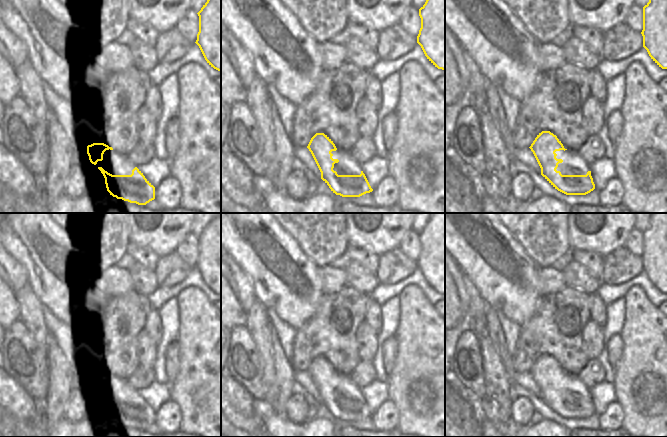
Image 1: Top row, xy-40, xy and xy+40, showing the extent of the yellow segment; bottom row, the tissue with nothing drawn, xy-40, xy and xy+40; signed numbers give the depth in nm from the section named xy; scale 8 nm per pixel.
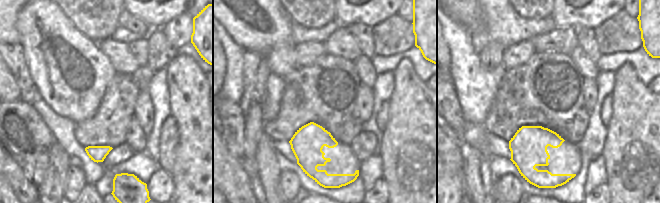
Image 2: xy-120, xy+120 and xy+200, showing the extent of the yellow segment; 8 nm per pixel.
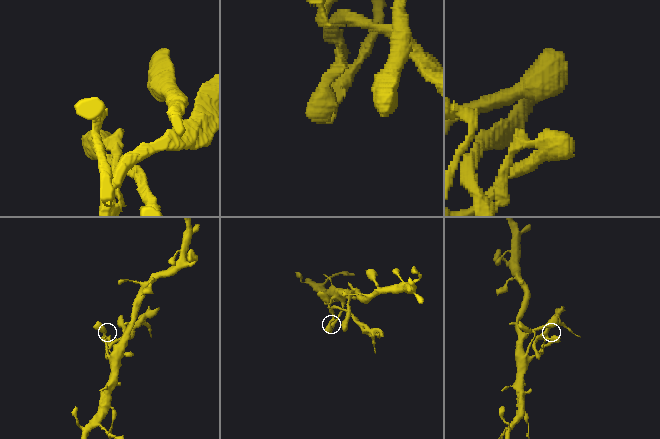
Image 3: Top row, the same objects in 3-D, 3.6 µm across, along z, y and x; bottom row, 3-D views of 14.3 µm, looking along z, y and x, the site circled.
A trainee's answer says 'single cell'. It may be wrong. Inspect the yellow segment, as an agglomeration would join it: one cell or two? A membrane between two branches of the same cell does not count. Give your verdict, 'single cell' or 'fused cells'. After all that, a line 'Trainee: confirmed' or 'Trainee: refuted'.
fused cells
Trainee: refuted

